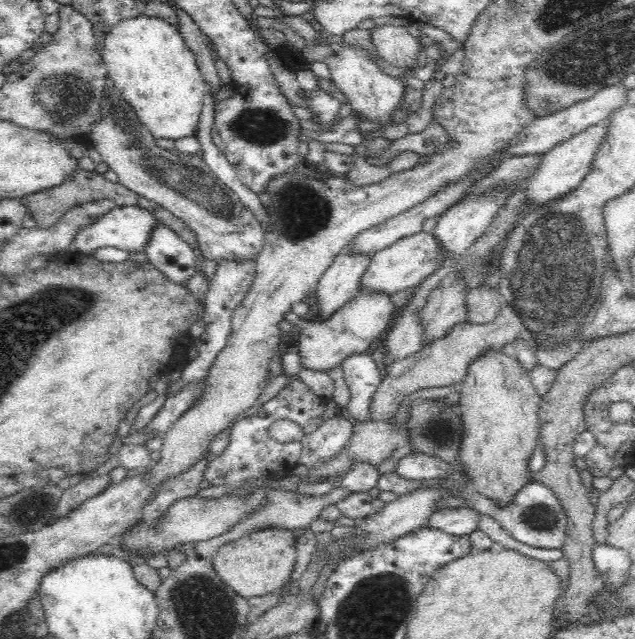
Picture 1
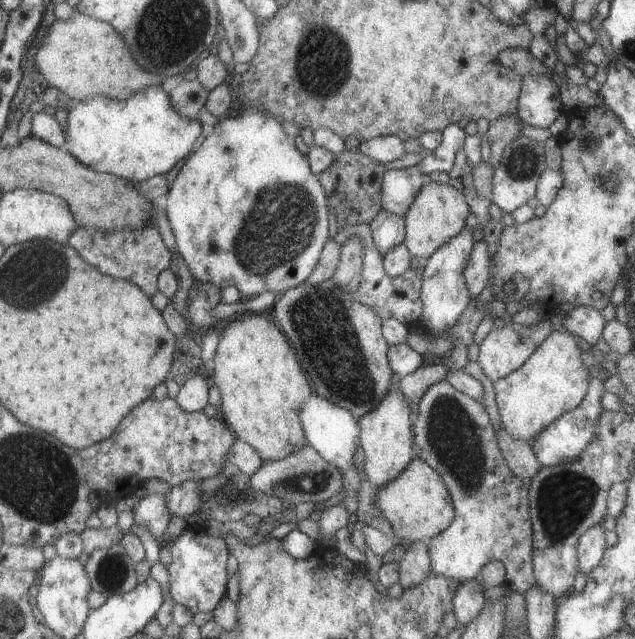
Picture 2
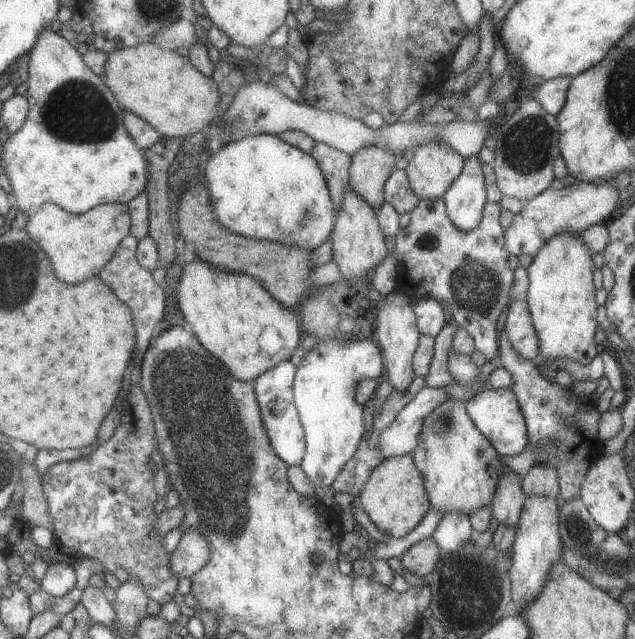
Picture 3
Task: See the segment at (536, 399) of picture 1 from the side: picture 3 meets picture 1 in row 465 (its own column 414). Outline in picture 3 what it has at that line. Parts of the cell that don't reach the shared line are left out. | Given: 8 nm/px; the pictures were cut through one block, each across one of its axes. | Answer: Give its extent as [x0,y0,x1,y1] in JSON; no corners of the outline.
[356,454,430,538]

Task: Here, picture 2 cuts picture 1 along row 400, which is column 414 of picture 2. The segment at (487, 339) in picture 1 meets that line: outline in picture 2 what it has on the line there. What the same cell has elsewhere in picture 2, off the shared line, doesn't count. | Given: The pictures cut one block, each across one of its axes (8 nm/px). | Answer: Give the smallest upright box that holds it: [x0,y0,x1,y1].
[398,362,448,404]

